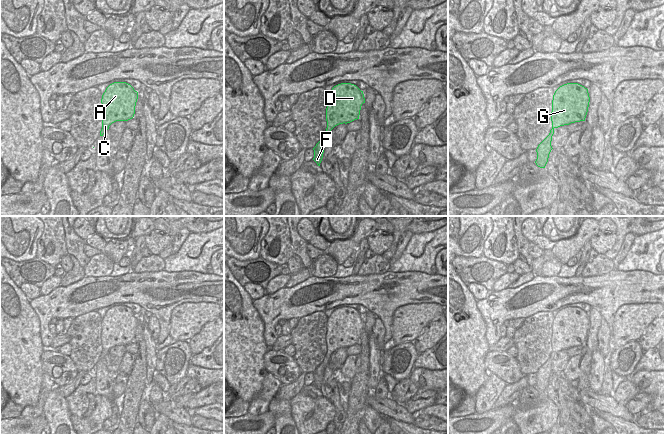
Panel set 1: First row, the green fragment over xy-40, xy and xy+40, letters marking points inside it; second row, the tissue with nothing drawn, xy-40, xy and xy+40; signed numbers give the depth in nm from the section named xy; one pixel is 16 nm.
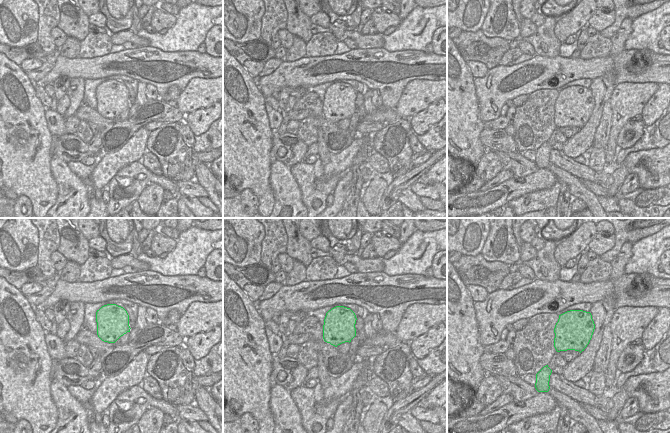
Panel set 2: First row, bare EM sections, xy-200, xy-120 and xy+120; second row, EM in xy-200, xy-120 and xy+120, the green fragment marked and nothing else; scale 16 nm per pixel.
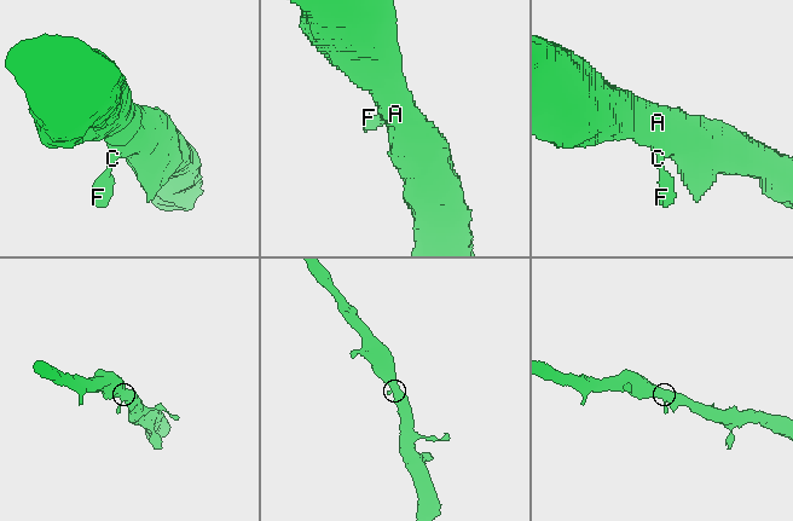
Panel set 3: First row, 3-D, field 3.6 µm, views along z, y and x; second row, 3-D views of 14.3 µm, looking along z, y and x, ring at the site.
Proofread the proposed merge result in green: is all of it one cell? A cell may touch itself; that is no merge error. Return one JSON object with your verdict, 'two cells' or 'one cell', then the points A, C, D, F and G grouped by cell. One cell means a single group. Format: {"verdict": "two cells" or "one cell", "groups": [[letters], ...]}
{"verdict": "one cell", "groups": [["A", "C", "D", "F", "G"]]}

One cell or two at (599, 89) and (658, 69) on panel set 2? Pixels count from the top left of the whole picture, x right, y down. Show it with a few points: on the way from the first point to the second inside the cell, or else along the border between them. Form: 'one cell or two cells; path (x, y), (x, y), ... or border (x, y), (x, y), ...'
two cells; border (617, 70), (612, 66), (604, 74), (592, 80)

